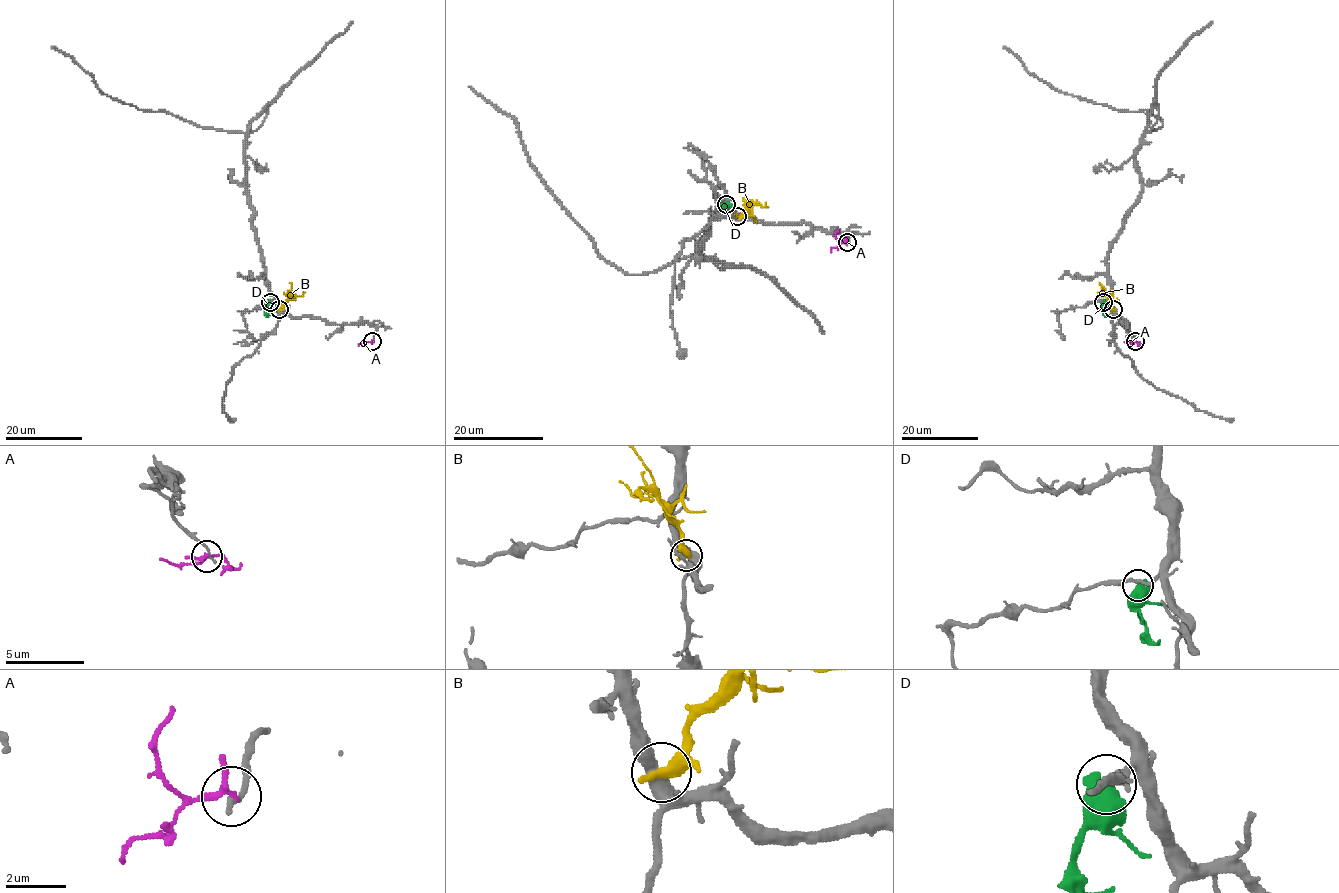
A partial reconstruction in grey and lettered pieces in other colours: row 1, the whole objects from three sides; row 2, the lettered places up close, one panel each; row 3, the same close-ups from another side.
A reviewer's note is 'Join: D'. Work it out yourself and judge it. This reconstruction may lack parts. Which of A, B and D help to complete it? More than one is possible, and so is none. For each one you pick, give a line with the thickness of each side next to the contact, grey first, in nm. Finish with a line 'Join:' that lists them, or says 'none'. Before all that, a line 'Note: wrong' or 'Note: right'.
Note: wrong
Join: none

